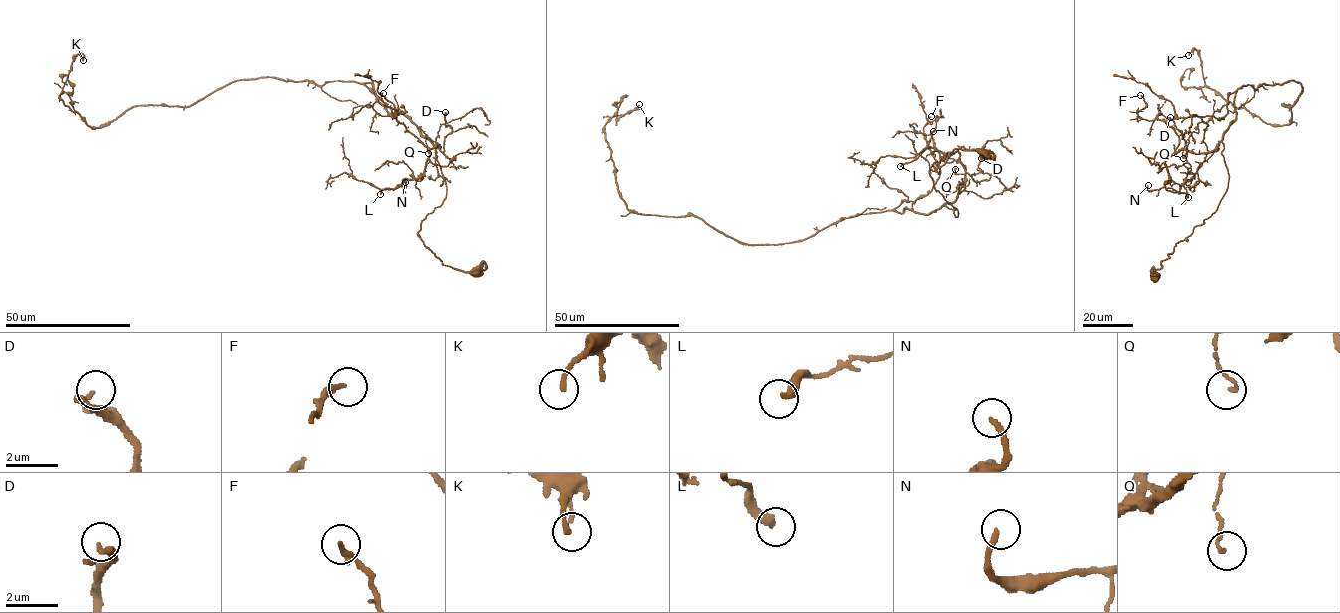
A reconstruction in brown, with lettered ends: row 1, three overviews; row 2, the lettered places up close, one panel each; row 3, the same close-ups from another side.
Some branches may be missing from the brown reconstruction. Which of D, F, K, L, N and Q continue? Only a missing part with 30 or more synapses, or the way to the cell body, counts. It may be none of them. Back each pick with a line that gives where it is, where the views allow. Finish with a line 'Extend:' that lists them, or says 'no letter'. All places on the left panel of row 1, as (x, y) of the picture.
Extend: no letter

